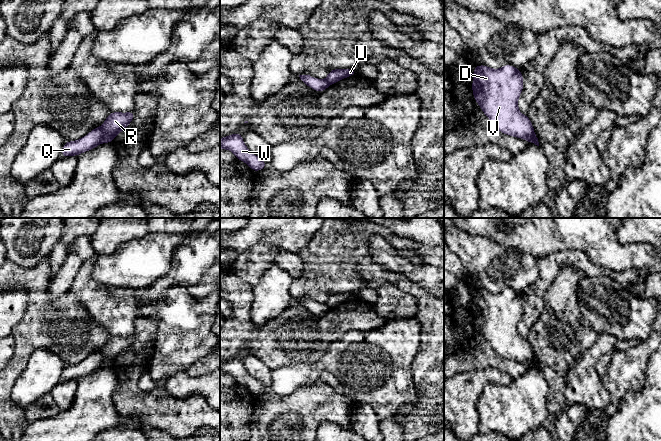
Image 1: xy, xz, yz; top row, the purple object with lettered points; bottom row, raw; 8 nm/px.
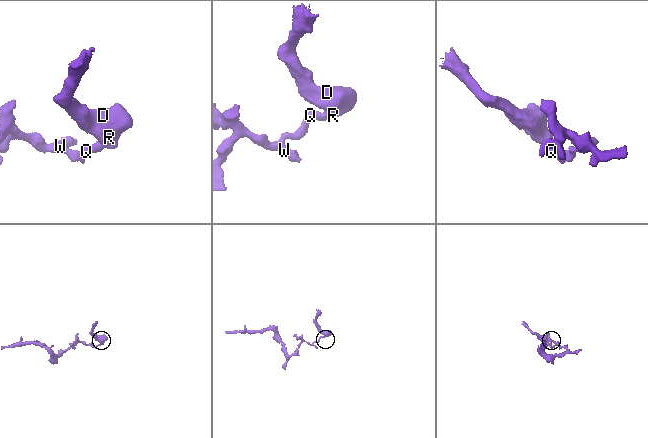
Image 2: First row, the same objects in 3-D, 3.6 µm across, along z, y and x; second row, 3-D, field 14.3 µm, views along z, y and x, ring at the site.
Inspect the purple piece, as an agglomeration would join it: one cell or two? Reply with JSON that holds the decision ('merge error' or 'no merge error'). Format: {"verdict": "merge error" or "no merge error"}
{"verdict": "merge error"}

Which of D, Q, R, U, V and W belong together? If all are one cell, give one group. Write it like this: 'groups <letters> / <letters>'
groups D R U V / Q W

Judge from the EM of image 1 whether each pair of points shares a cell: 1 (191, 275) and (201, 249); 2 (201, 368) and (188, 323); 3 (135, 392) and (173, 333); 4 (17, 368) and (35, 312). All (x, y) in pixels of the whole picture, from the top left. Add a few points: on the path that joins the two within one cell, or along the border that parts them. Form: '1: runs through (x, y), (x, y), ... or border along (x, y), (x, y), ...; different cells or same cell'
1: runs through (197, 269), (201, 265), (201, 255); same cell
2: border along (209, 352), (200, 357), (186, 371); different cells
3: border along (150, 360), (147, 371); different cells
4: runs through (21, 354), (27, 338), (35, 330), (35, 326); same cell

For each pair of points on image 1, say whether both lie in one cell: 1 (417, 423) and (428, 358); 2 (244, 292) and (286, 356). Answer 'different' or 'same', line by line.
1: same
2: same

